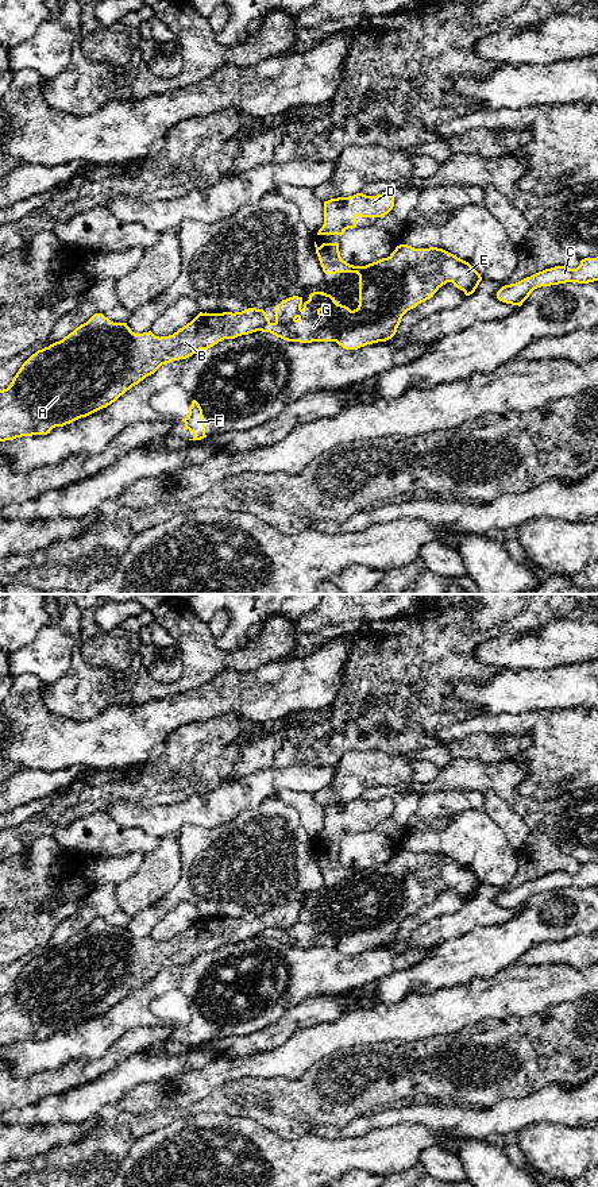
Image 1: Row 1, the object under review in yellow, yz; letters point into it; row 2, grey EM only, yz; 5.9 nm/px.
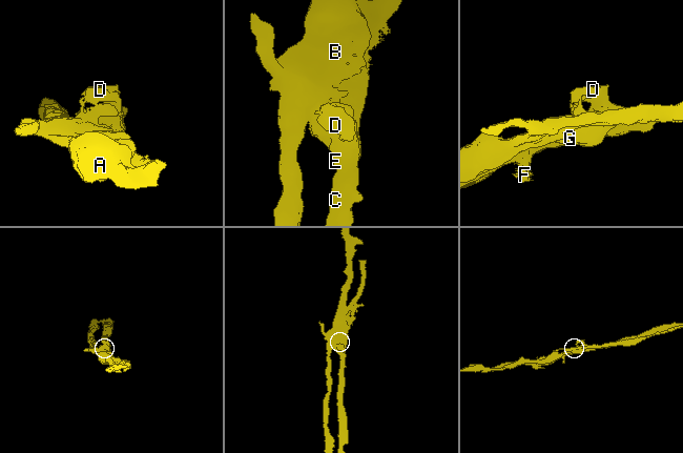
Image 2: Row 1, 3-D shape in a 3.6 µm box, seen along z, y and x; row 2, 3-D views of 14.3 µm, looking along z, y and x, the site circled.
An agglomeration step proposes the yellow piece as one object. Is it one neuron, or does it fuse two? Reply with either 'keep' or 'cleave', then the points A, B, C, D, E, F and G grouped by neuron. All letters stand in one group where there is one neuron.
cleave; groups A B F / C D E G

